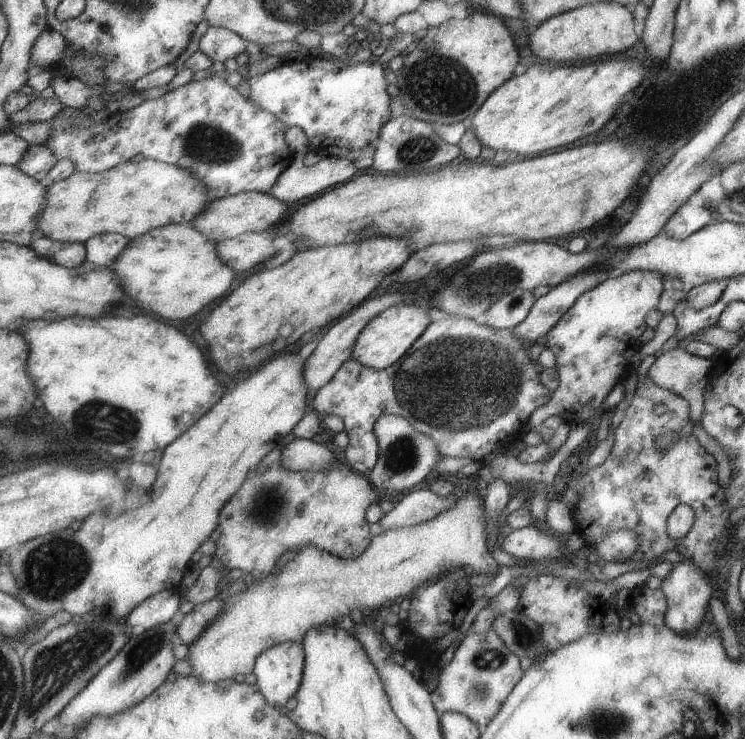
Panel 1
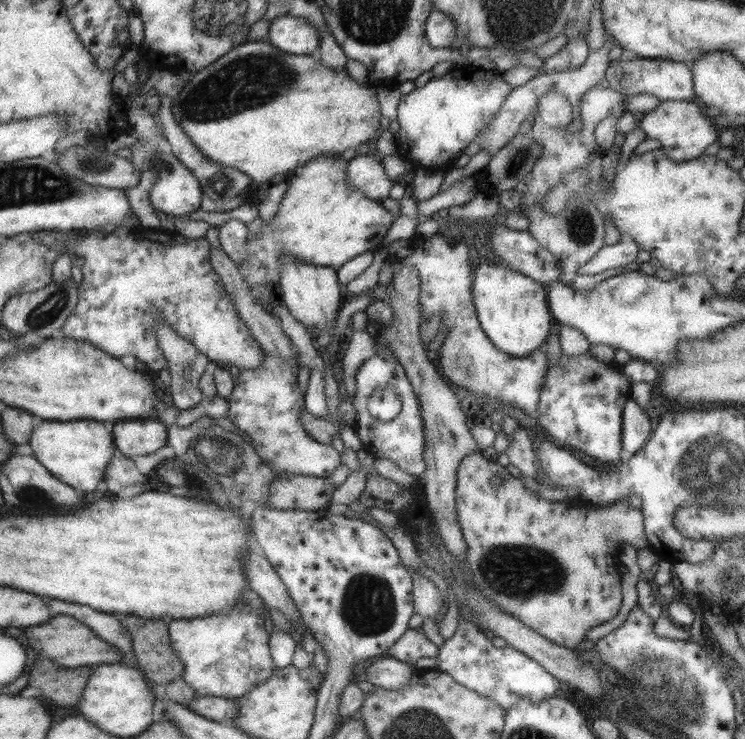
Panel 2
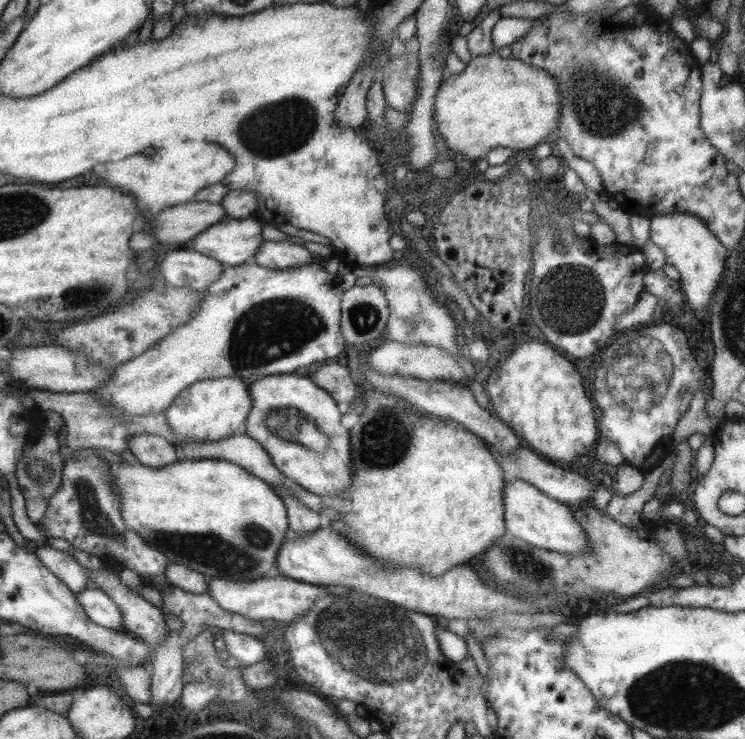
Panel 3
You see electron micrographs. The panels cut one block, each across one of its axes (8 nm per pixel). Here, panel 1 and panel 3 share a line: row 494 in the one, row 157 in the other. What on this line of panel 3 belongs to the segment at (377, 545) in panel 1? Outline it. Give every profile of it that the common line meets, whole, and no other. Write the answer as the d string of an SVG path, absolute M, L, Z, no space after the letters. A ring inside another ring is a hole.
M497 54L472 56L459 74L446 73L443 76L433 99L432 119L448 150L458 152L465 159L483 158L488 150L497 147L525 150L559 137L556 128L560 94L557 89L554 80L544 70L520 60L503 59Z

